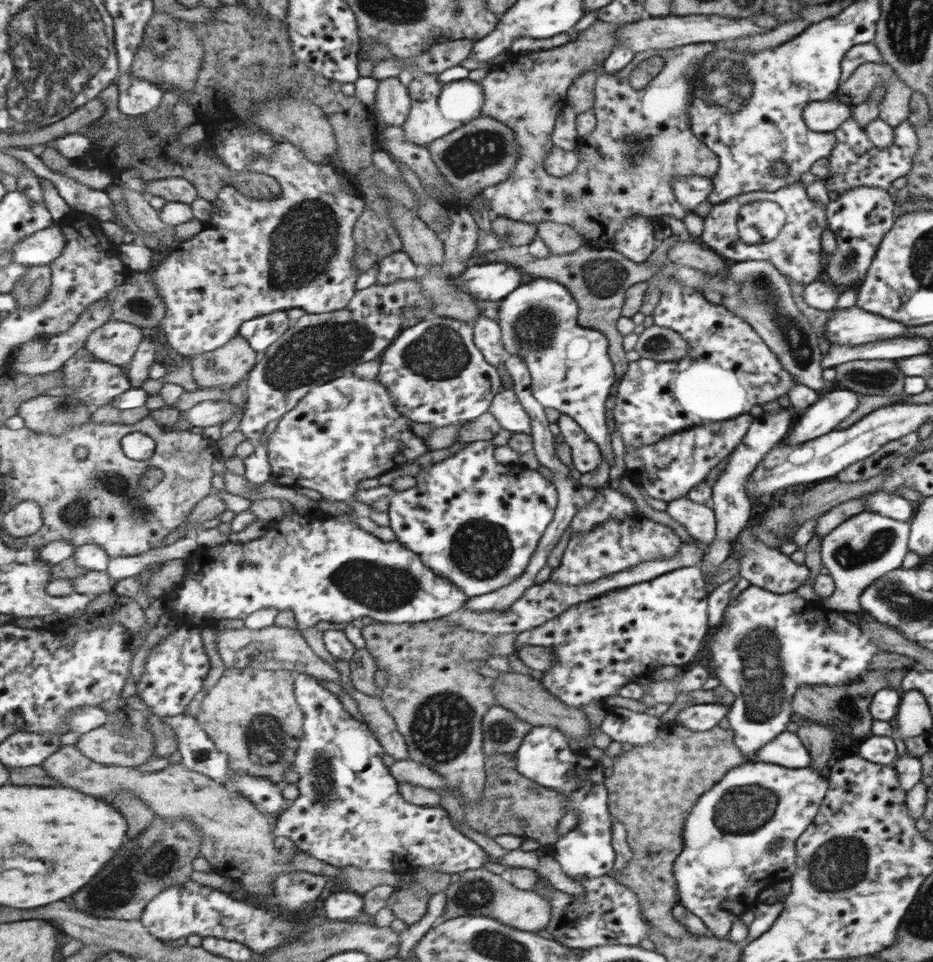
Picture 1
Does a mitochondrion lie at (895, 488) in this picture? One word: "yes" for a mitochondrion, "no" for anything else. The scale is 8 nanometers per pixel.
no

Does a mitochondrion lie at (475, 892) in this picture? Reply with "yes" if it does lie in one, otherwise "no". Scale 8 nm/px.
yes

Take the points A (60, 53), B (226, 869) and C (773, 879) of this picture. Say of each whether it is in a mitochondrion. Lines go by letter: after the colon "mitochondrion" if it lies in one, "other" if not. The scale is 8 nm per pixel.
A: mitochondrion
B: other
C: other

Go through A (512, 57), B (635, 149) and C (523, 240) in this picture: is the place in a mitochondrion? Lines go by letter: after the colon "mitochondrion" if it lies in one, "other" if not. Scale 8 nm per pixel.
A: other
B: mitochondrion
C: other

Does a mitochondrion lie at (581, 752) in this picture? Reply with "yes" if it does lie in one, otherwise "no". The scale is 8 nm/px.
no

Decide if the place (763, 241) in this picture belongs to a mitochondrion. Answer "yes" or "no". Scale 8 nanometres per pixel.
yes

